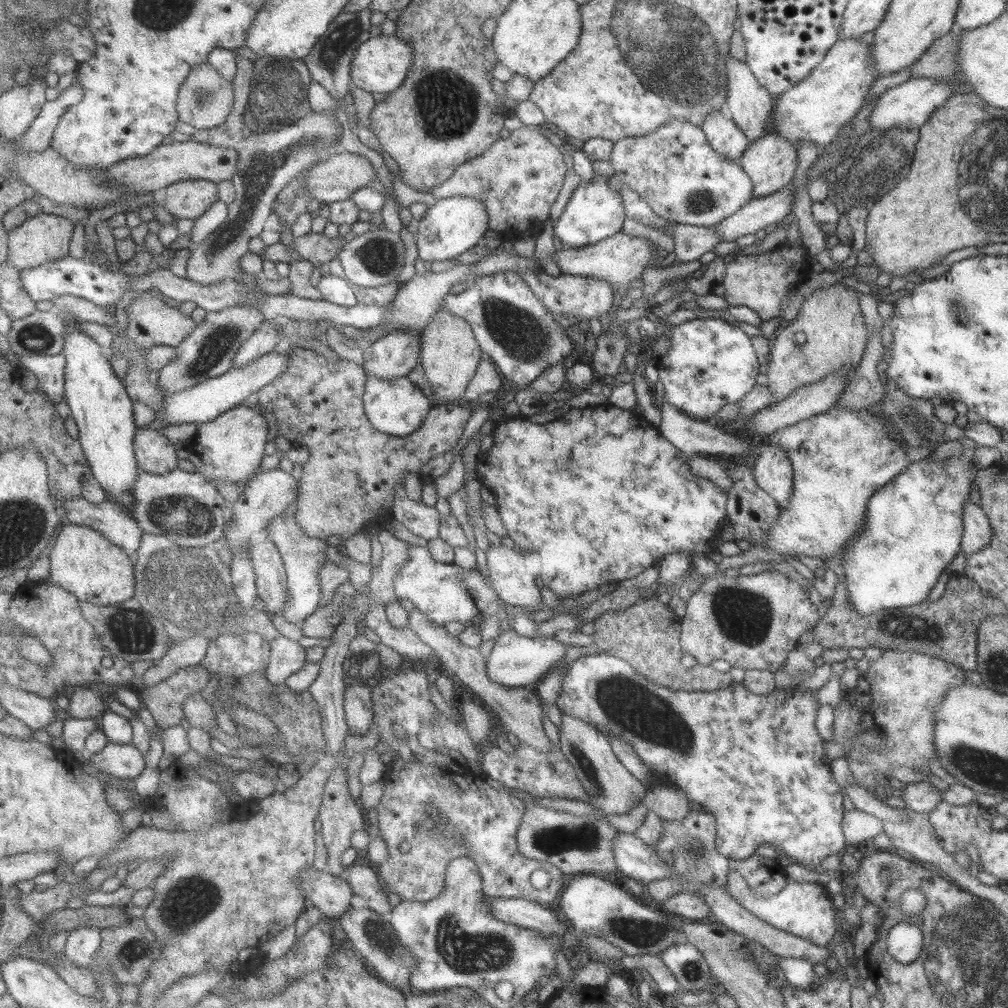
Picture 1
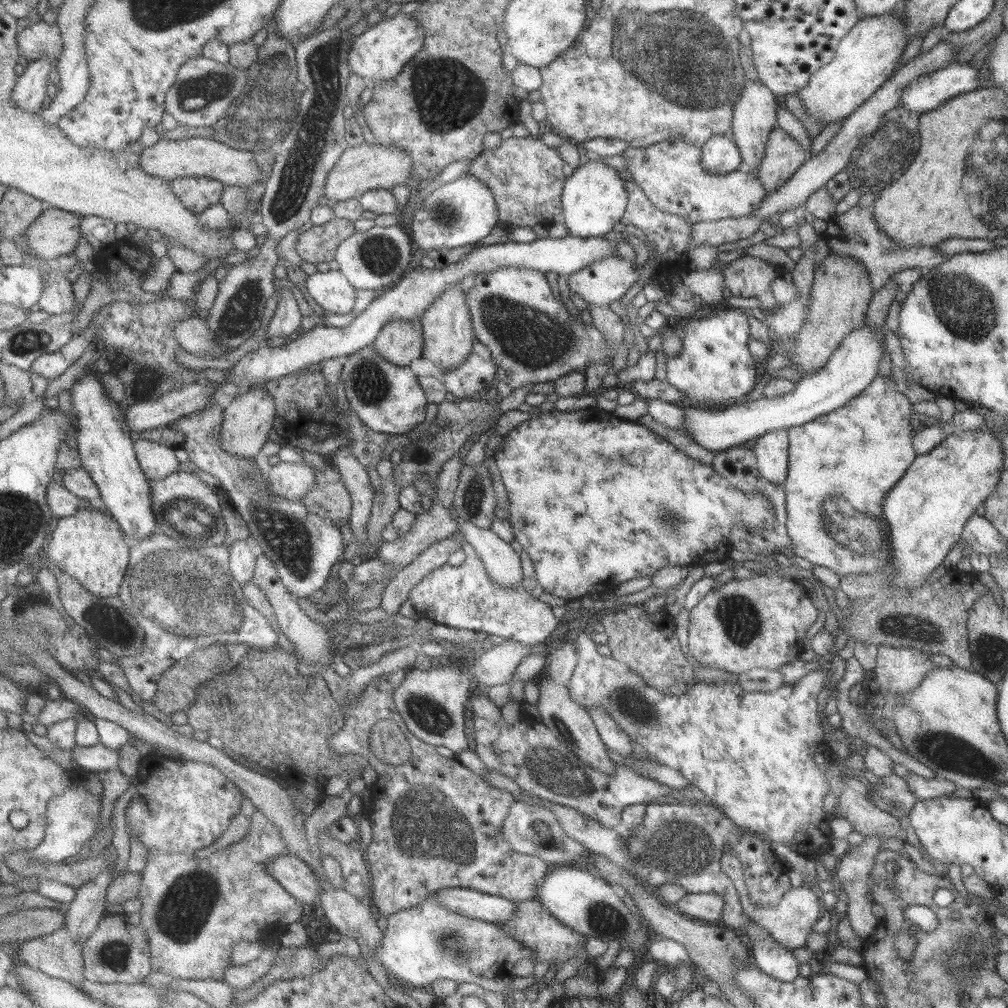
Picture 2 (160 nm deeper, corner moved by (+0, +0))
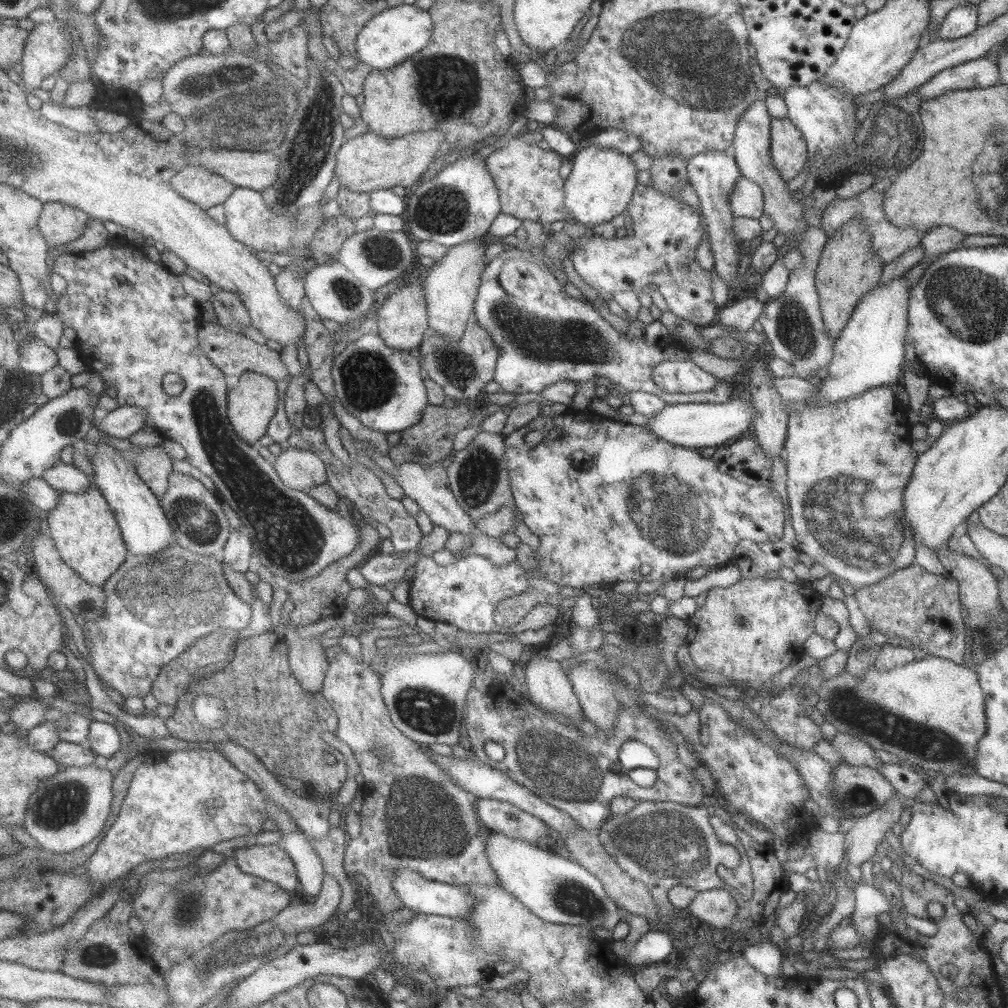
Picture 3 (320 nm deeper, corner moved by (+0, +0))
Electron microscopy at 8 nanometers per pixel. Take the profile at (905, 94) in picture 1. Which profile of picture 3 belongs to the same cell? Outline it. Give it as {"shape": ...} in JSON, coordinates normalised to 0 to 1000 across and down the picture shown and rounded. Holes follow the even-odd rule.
{"shape":[[[979,57],[961,60],[933,70],[920,82],[910,87],[912,97],[924,98],[938,93],[939,89],[963,89],[980,87],[989,81],[990,65]]]}

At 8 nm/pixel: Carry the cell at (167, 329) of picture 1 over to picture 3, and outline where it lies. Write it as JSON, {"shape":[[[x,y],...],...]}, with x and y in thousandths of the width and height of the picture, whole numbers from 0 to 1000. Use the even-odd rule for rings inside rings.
{"shape":[[[201,319],[197,322],[196,336],[201,349],[224,371],[239,374],[242,369],[264,371],[276,380],[286,375],[287,367],[279,357],[279,347],[269,341],[256,341],[241,329],[221,323],[219,320]]]}

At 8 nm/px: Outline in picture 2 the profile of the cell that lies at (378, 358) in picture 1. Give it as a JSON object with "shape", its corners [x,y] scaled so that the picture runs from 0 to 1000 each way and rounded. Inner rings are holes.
{"shape":[[[418,315],[385,319],[370,340],[383,356],[396,363],[404,363],[408,357],[419,353],[421,331]]]}

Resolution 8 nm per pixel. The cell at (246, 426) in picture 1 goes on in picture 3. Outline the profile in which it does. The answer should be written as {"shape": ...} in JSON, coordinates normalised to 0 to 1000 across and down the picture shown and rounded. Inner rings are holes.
{"shape":[[[253,368],[242,369],[236,382],[226,390],[228,416],[236,432],[246,439],[256,442],[257,435],[266,431],[269,416],[276,409],[279,395],[273,376]]]}

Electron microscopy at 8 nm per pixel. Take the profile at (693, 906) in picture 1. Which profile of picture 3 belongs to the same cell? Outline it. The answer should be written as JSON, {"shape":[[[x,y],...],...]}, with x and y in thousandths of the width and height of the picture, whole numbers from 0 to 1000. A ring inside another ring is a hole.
{"shape":[[[703,882],[693,884],[684,896],[683,903],[692,913],[720,925],[727,917],[732,901],[730,893],[720,883]]]}

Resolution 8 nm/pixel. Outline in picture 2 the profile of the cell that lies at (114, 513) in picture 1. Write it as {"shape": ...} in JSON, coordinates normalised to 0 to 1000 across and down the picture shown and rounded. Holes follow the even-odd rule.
{"shape":[[[54,476],[49,481],[49,488],[47,488],[47,497],[51,502],[53,511],[58,514],[66,514],[72,512],[78,504],[98,504],[100,508],[108,510],[108,506],[104,505],[104,502],[99,498],[93,499],[88,496],[79,494],[72,490],[72,488],[66,486],[58,476]]]}

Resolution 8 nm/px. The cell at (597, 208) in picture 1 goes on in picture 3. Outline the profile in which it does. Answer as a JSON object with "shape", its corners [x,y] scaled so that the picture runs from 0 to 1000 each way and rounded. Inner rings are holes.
{"shape":[[[582,145],[569,152],[565,159],[568,165],[560,179],[560,203],[563,212],[568,214],[567,218],[587,226],[606,218],[608,214],[620,211],[632,183],[632,167],[622,153],[596,145]]]}

